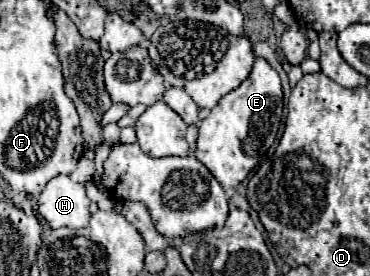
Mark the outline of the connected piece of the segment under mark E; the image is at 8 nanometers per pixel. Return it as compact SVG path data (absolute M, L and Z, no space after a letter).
M256 57L252 71L242 85L222 97L210 115L200 121L196 159L208 167L224 189L236 187L248 177L248 173L260 163L264 153L276 141L282 111L284 101L280 77L266 59Z

